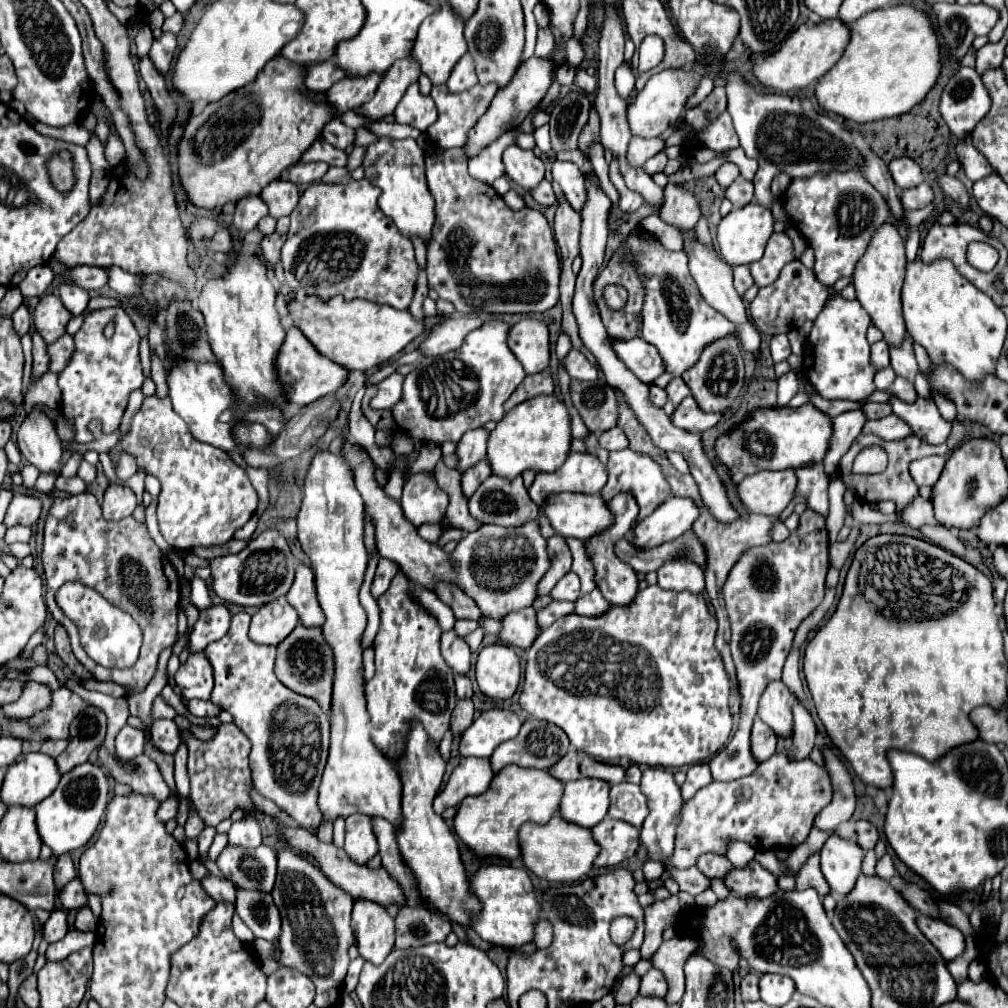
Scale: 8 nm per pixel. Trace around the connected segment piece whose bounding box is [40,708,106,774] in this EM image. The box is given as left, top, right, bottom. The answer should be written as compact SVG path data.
M88 708L72 722L70 744L66 740L46 740L42 742L40 750L50 758L56 758L60 774L66 774L74 766L88 762L90 754L102 744L104 736L106 736L106 714L100 708Z

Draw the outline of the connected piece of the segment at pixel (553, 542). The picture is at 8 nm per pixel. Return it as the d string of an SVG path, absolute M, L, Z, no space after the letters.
M552 536L548 540L550 546L550 556L552 556L552 566L550 570L544 574L544 578L538 584L538 596L546 596L550 594L550 590L554 588L554 584L570 572L572 566L572 556L570 556L570 548L566 546L566 540L562 536Z

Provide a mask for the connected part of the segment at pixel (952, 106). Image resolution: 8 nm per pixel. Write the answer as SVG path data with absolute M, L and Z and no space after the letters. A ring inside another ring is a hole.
M960 66L948 80L940 98L940 114L944 122L958 140L966 140L988 110L990 94L982 84L980 74L976 68Z

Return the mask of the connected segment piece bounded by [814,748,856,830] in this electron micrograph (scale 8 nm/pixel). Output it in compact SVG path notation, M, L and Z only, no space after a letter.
M822 748L824 758L826 758L826 768L830 772L830 780L834 786L834 798L832 802L816 816L814 826L820 830L834 830L842 820L850 820L852 812L854 812L854 788L852 788L852 780L846 772L846 768L842 766L842 762L828 750Z

